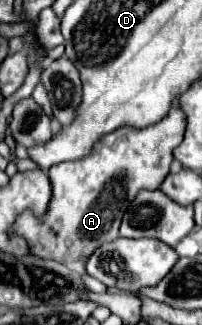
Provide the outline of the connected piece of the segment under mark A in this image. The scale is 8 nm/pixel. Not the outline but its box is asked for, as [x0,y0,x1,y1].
[18,98,186,262]

